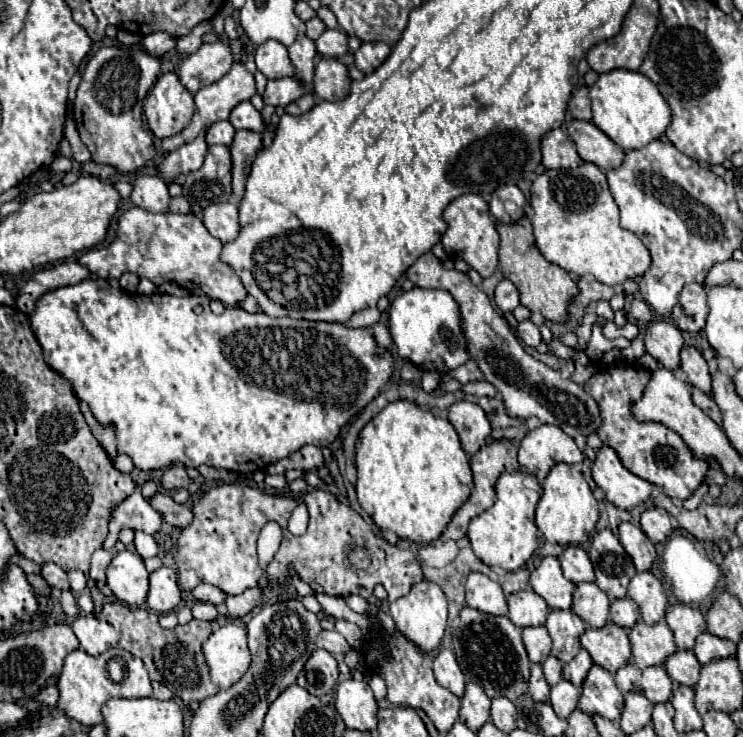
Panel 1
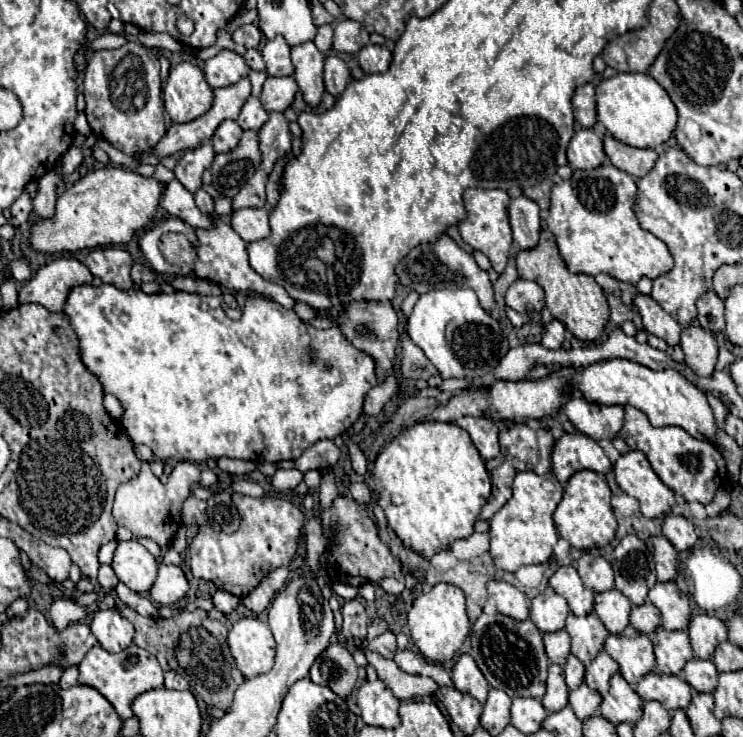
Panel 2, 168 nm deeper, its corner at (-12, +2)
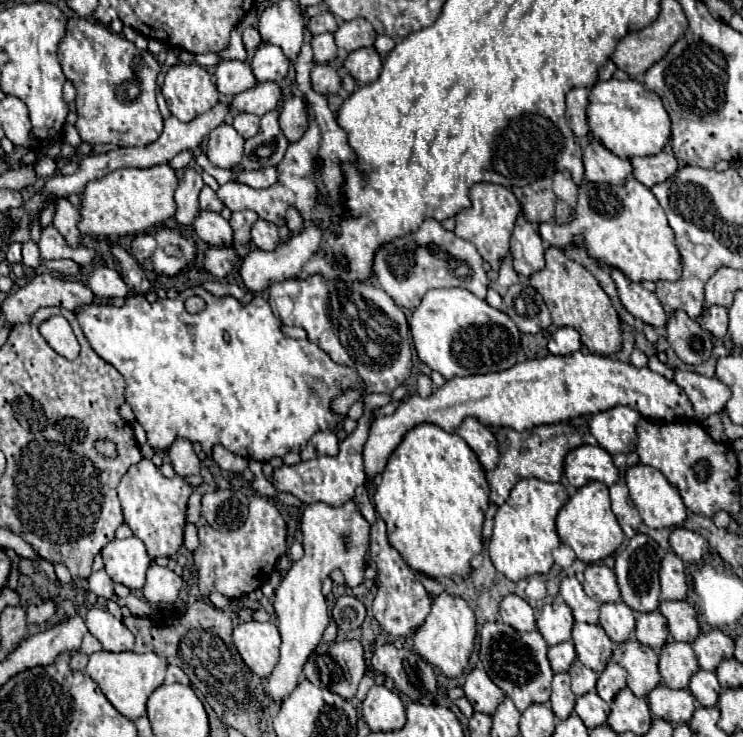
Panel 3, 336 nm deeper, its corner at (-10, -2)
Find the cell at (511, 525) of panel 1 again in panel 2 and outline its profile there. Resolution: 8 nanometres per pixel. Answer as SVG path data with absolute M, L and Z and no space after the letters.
M518 472L512 486L514 496L490 520L490 556L494 564L506 572L516 572L520 566L542 564L552 556L552 546L558 540L552 514L562 498L562 486L552 475L538 476L534 472Z

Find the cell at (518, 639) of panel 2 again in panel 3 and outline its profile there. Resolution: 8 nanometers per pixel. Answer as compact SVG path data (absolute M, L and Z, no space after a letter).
M486 622L480 630L480 660L486 674L508 694L508 698L522 712L526 706L550 700L552 668L546 658L548 644L538 630L518 632L502 622Z

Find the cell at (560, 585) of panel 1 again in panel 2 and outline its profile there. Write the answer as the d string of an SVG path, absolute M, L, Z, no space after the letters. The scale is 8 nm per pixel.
M560 566L552 576L550 576L550 588L560 594L562 598L566 598L570 610L576 616L586 616L592 612L594 606L594 592L588 590L576 568L574 566Z

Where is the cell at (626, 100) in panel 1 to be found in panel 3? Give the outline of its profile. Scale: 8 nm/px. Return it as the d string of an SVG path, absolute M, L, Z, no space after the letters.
M608 80L596 82L590 90L588 104L588 124L594 138L598 138L608 150L614 150L618 158L634 158L634 156L654 156L658 154L666 142L670 140L670 118L662 106L662 100L644 88L638 80Z

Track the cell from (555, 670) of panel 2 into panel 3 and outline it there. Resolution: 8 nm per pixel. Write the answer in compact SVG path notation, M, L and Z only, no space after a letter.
M566 672L556 674L552 680L552 696L550 696L552 712L556 714L556 718L566 720L574 712L574 702L576 696L570 690L570 676Z

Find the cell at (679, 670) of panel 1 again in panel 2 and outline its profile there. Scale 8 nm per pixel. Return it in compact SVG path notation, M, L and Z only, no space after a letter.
M692 658L686 662L684 670L684 680L696 690L696 692L712 692L716 688L716 676L718 670L712 660L702 660L702 658Z

